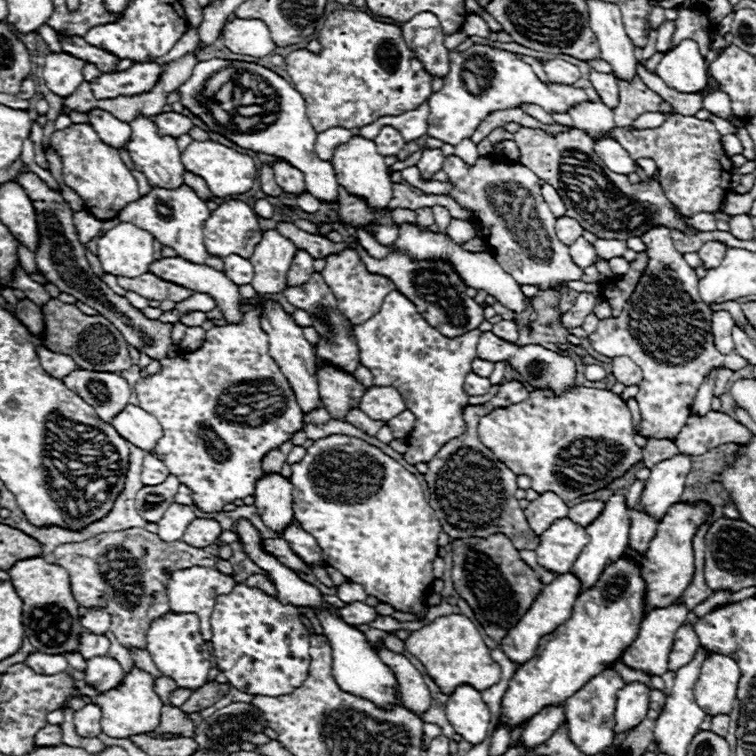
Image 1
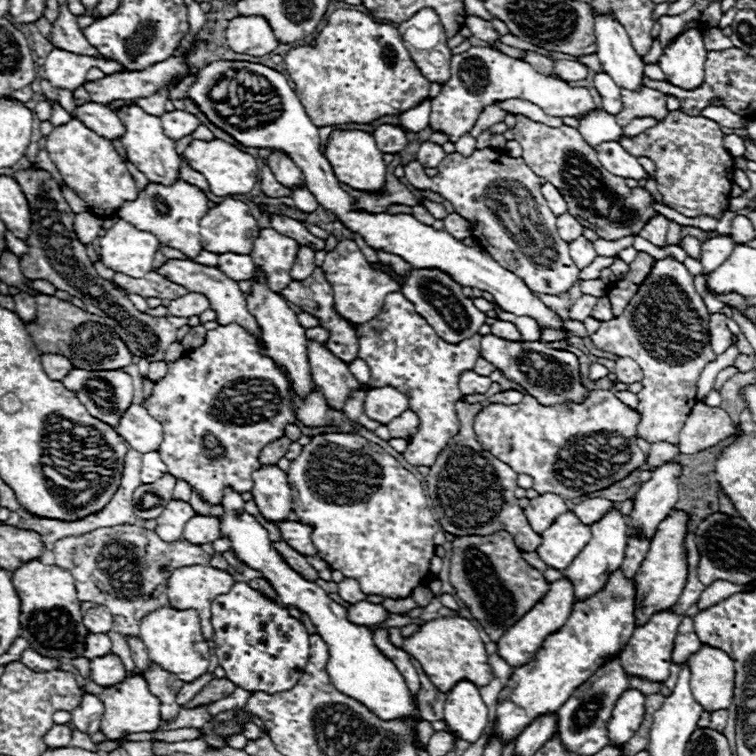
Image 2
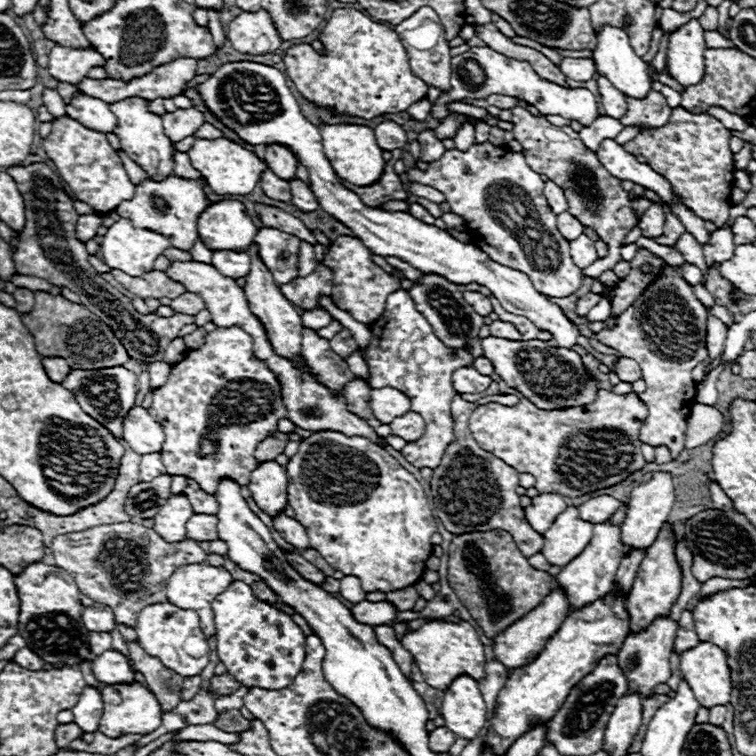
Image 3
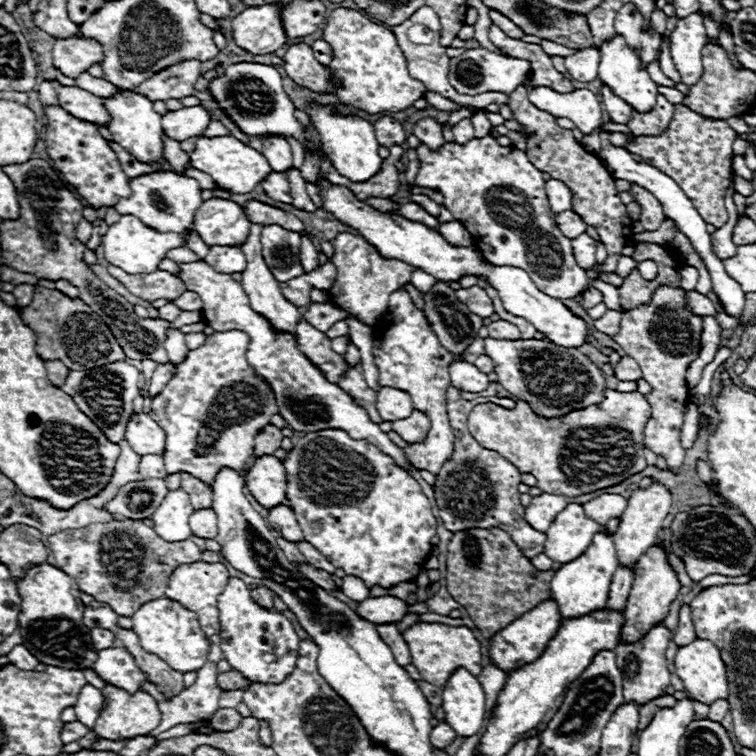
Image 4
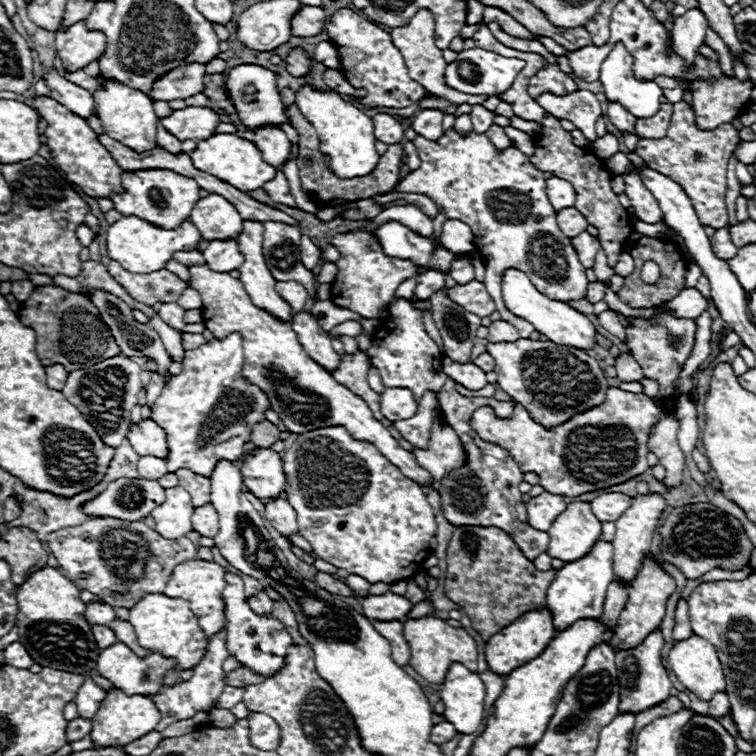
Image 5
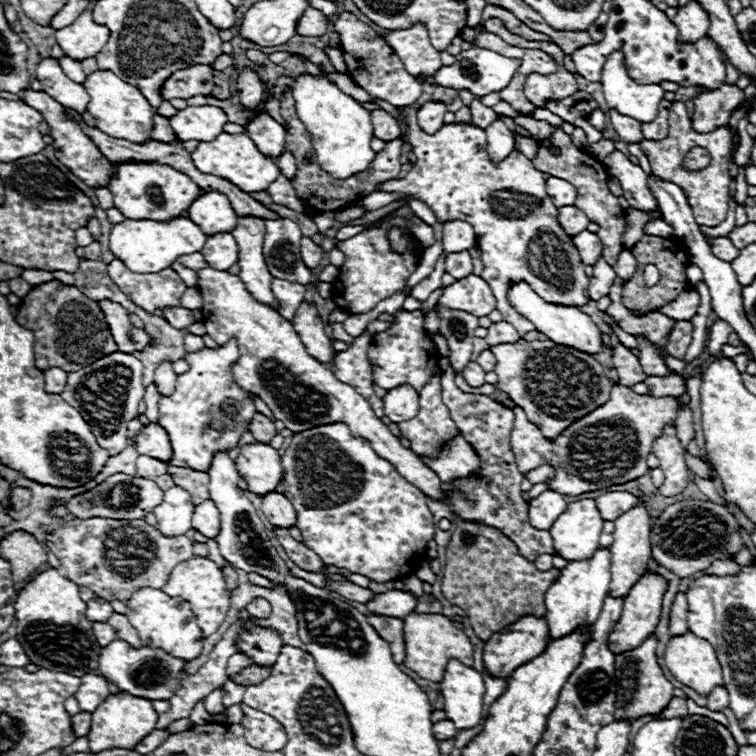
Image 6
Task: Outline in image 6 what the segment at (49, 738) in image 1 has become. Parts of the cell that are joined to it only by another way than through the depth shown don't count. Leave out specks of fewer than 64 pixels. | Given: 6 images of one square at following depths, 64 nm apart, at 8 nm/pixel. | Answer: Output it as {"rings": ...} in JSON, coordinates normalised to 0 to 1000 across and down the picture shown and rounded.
{"rings":[[[103,942],[103,944],[98,944],[98,947],[95,947],[95,963],[98,963],[98,968],[101,968],[101,974],[103,974],[103,976],[116,971],[119,950],[122,950],[122,944],[116,944],[116,942],[114,942],[114,944],[111,944],[111,942]]]}

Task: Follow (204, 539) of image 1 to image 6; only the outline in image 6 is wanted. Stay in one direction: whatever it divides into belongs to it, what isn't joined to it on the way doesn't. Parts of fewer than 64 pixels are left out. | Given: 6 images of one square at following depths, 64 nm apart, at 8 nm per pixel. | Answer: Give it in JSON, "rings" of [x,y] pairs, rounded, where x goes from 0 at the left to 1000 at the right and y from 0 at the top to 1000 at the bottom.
{"rings":[[[272,661],[259,669],[254,683],[257,701],[270,706],[272,712],[286,712],[291,704],[291,677],[280,661]]]}

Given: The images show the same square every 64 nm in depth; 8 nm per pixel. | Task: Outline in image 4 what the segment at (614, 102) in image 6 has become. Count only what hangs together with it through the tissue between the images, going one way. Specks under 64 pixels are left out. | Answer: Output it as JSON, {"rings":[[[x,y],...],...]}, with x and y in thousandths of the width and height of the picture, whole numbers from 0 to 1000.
{"rings":[[[823,48],[807,50],[802,58],[794,61],[794,87],[791,87],[791,103],[815,124],[820,127],[836,146],[841,148],[860,148],[868,138],[870,114],[860,106],[854,93],[847,93],[847,79],[839,74],[839,69],[828,61],[828,53]]]}

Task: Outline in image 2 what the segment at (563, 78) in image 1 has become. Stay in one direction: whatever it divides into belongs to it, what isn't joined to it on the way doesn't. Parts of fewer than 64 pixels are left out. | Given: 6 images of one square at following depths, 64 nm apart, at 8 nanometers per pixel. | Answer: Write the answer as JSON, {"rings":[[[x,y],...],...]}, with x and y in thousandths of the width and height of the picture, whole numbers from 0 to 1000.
{"rings":[[[735,79],[733,95],[738,95],[738,101],[743,101],[746,108],[772,106],[778,101],[778,87],[770,82],[762,82],[762,79]]]}

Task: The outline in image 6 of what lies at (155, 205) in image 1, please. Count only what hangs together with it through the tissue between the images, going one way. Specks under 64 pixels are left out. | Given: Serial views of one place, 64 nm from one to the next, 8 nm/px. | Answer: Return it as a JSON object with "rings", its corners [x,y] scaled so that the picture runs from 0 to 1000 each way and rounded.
{"rings":[[[161,214],[148,217],[153,235],[146,238],[143,249],[151,257],[151,275],[156,275],[167,288],[188,288],[188,291],[222,291],[243,283],[257,262],[267,257],[267,251],[241,228],[225,222],[222,217],[209,214]]]}

